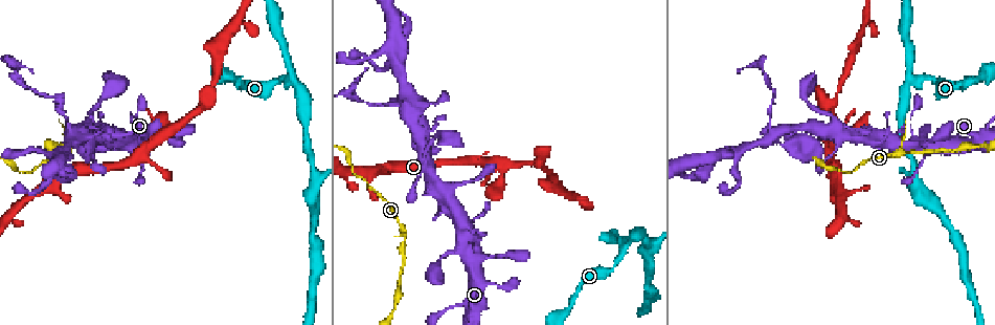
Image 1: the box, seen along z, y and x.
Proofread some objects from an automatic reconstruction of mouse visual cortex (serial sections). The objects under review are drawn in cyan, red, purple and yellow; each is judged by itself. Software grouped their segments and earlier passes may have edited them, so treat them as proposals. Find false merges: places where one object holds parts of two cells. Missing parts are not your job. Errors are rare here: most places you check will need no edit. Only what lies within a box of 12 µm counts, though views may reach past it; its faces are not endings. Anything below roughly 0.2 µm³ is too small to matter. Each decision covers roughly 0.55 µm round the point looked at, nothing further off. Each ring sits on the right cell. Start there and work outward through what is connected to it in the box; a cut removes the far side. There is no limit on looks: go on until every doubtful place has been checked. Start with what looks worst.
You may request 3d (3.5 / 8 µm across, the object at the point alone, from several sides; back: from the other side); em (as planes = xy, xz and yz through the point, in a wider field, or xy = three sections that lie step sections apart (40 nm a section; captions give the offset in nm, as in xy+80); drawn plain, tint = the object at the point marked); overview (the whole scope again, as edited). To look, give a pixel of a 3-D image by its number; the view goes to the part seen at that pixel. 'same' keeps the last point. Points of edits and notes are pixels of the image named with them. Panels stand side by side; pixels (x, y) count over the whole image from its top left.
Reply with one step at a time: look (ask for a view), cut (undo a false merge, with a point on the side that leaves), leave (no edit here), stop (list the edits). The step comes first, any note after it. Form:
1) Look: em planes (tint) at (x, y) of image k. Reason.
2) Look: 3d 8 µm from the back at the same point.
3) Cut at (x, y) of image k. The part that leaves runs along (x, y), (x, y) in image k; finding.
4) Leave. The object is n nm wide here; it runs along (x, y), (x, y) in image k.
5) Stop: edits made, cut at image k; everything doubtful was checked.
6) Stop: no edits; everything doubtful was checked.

Look: 3d 3.5 µm from the back at (70, 131) of image 1. Three-way junction.

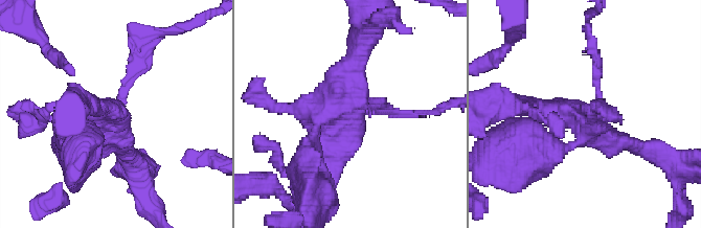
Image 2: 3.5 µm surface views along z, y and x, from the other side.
Look: em xy step 1 (tint) at (348, 107) of image 2.

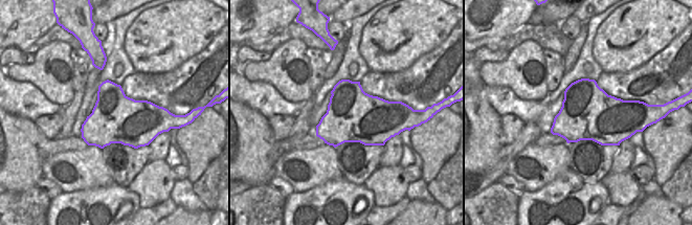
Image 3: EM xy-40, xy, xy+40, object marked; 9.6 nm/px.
Leave. One cell here.

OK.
Look: 3d 3.5 µm at (907, 152) of image 1. Thin neck.

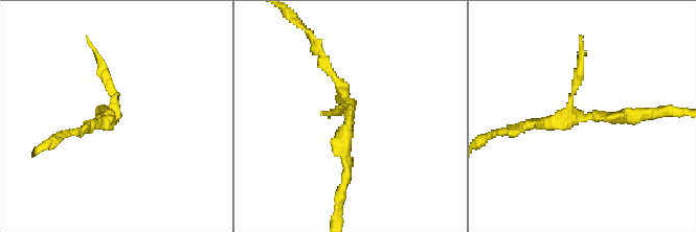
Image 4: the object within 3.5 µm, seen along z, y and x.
Look: em planes (tint) at (112, 116) of image 4.

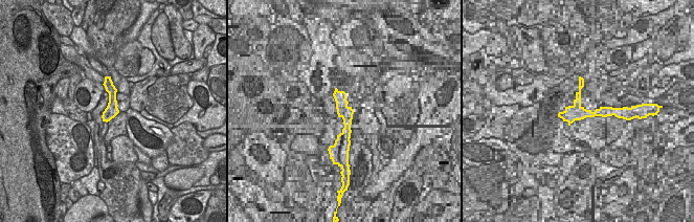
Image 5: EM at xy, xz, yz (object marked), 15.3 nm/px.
Leave. It runs along (324, 59), (346, 101), (343, 184) in image 4; continuous, no second cell.

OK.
Look: 3d 8 µm at (652, 245) of image 1. Sharp bend.

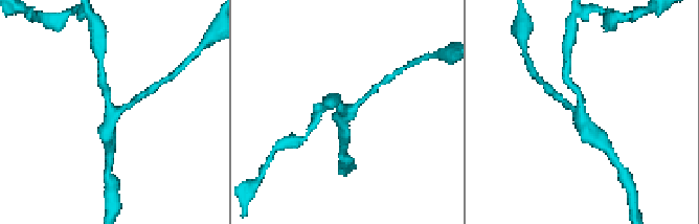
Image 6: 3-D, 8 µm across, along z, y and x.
Look: 3d 3.5 µm at (580, 115) of image 6.

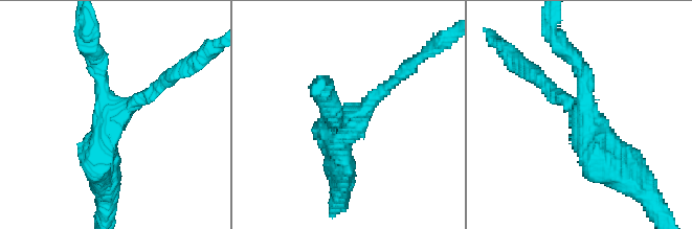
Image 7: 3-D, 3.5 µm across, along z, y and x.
Look: em xy step 3 (tint) at (586, 114) of image 7. 3 arms meet here; the arms are 200, 250, 450 nm wide.

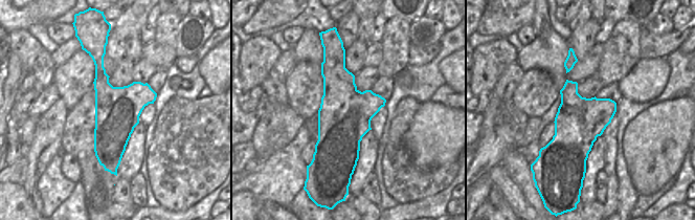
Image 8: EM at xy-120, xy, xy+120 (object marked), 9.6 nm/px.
Leave. It runs along (564, 49), (618, 170) in image 7; continuous, no second cell.

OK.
Look: 3d 8 µm at (543, 169) of image 1. Thick turns thin.

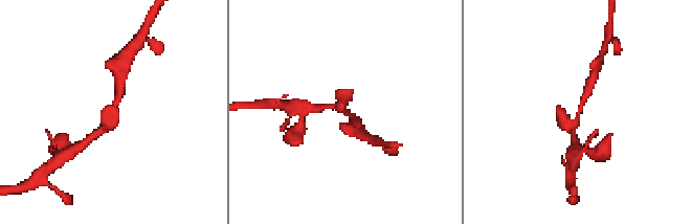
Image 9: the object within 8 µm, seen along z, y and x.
Look: em planes (tint) at (347, 113) of image 9. Need the tissue.

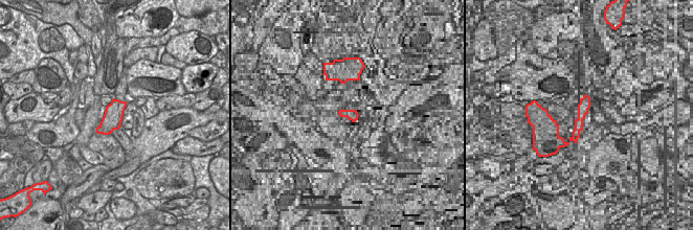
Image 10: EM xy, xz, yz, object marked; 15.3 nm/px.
Leave. One cell here.

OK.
Stop: no edits; everything doubtful was checked.

